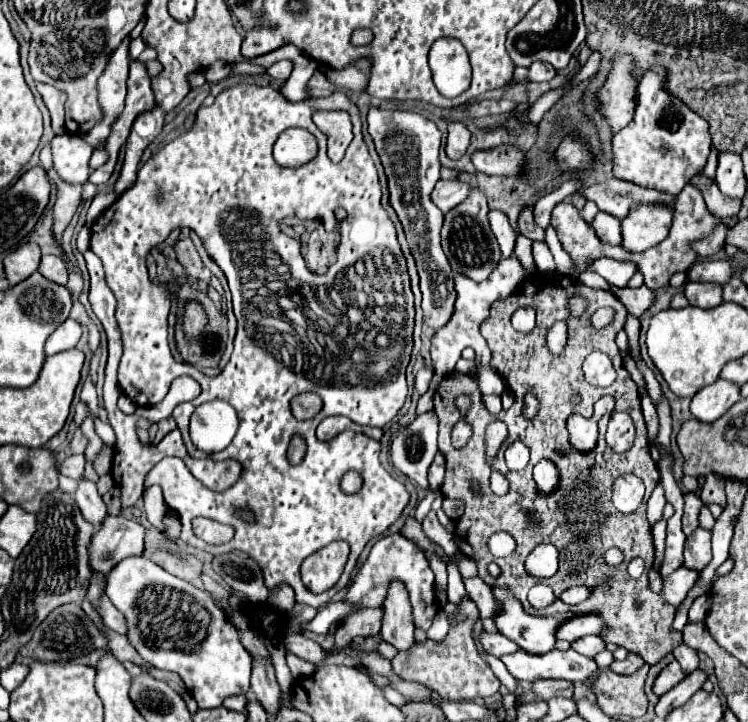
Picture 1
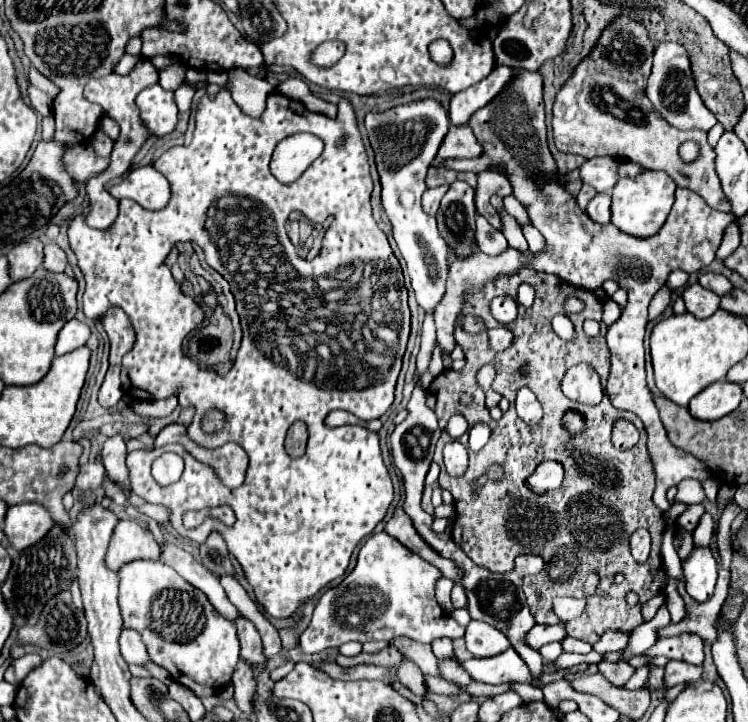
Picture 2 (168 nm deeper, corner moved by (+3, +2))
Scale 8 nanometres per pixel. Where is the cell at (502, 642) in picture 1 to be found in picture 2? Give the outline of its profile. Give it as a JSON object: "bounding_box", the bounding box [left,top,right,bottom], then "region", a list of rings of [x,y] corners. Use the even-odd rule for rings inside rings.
{"bounding_box":[465,620,511,658],"region":[[[471,620],[467,624],[465,644],[467,644],[467,650],[475,658],[497,656],[499,652],[505,652],[511,646],[509,640],[505,638],[505,634],[497,632],[497,628],[491,628],[489,624],[479,622],[479,620]]]}

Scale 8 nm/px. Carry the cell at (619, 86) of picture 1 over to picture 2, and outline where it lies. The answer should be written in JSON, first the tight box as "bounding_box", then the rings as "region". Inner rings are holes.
{"bounding_box":[551,16,731,212],"region":[[[617,16],[611,20],[603,28],[593,50],[575,66],[569,80],[557,92],[551,122],[555,146],[565,154],[577,154],[583,158],[607,154],[617,160],[635,162],[647,170],[663,170],[677,182],[677,186],[697,192],[713,210],[731,212],[715,172],[715,150],[707,142],[707,132],[673,128],[653,110],[653,104],[645,94],[653,52],[655,44],[641,20],[629,16]],[[687,140],[701,144],[701,156],[691,164],[683,164],[679,158],[679,146]]]}

